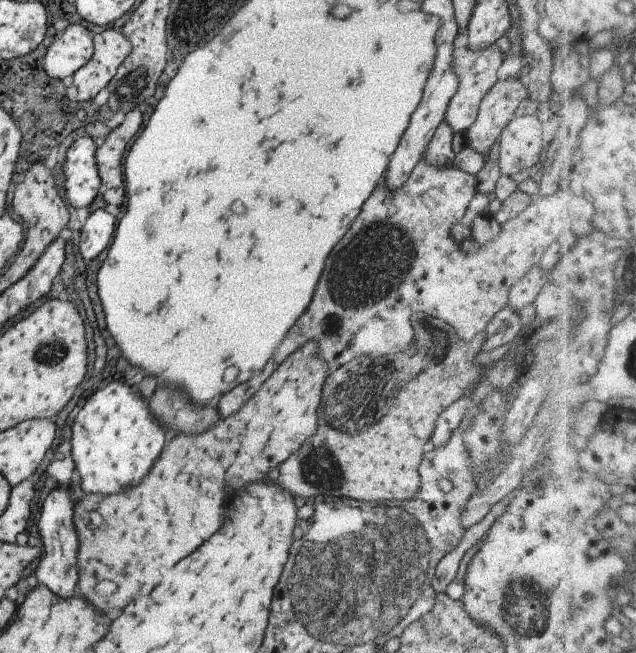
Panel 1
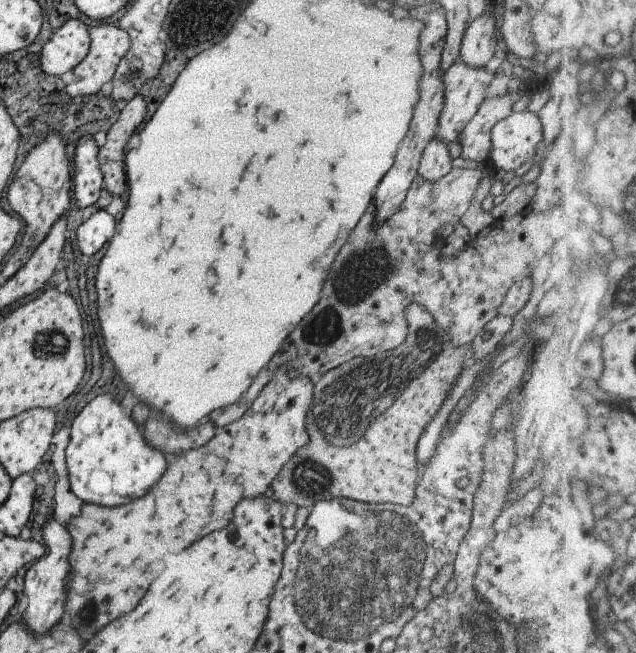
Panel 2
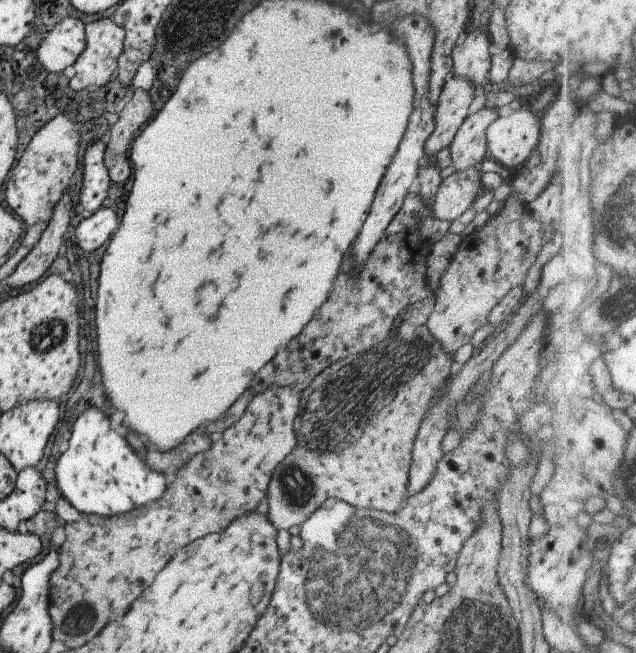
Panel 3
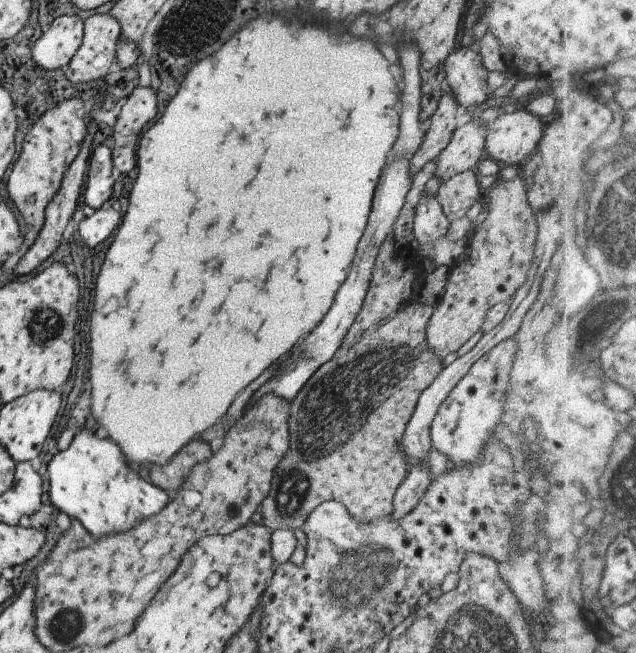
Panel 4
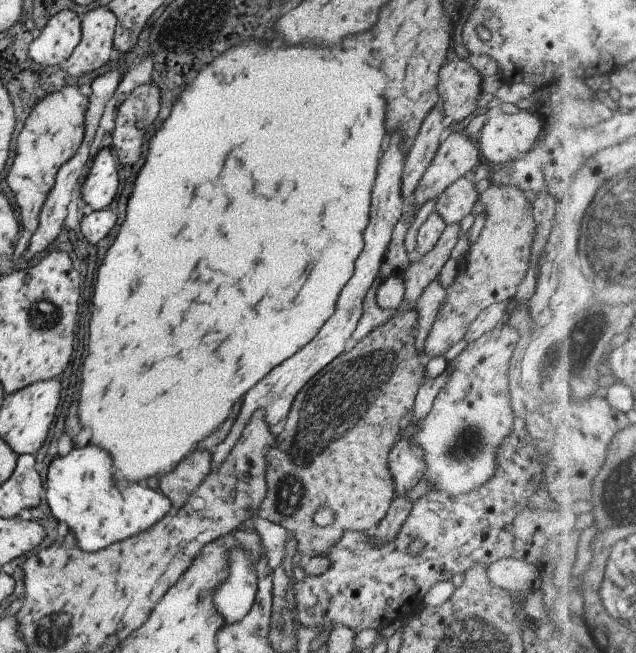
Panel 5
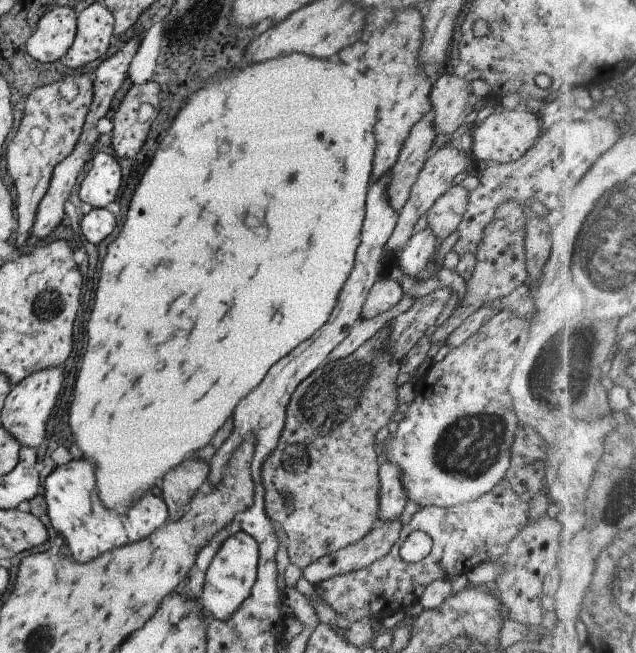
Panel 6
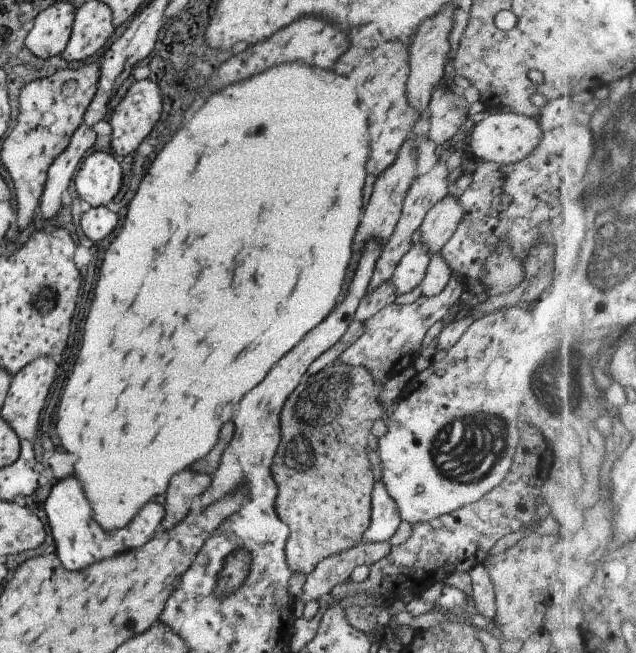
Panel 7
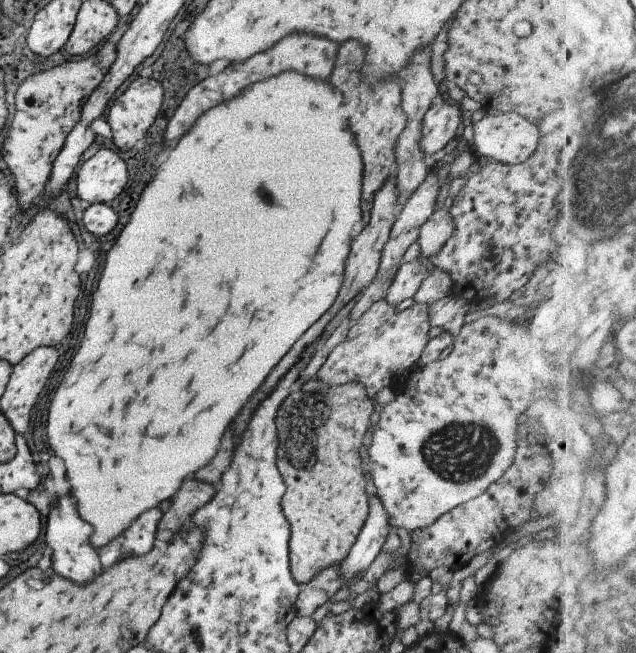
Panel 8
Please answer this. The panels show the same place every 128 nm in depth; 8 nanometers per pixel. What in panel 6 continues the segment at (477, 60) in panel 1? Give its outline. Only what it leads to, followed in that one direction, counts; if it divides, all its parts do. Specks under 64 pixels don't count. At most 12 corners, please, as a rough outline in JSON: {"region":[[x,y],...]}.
{"region":[[420,120],[389,170],[388,200],[399,213],[436,136]]}

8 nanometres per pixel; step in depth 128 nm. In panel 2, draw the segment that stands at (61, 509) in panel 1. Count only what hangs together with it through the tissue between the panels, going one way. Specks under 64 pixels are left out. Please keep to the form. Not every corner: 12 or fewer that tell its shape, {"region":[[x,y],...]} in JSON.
{"region":[[54,518],[24,578],[20,620],[46,634],[64,614],[70,534]]}

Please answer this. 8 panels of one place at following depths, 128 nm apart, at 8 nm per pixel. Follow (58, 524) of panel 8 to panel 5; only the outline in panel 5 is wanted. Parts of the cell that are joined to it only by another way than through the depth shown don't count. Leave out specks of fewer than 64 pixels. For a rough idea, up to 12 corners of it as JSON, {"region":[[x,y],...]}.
{"region":[[94,444],[46,465],[46,500],[86,552],[152,528],[170,500],[112,482]]}

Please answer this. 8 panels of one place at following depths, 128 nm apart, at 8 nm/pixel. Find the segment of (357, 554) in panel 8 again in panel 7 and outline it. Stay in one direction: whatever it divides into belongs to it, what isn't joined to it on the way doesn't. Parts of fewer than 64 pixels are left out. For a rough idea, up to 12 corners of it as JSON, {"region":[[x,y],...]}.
{"region":[[382,480],[373,484],[362,544],[389,541],[402,520]]}

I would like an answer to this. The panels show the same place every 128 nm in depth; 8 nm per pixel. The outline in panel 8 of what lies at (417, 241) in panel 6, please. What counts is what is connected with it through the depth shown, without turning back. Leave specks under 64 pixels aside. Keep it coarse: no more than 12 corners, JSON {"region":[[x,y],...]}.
{"region":[[429,260],[401,264],[386,293],[398,306],[412,298],[427,277]]}

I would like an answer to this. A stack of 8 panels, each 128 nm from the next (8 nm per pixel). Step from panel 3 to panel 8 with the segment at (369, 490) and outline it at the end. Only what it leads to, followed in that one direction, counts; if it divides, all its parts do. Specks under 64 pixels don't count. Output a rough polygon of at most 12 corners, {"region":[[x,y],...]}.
{"region":[[315,377],[278,409],[292,578],[366,522],[362,382]]}

